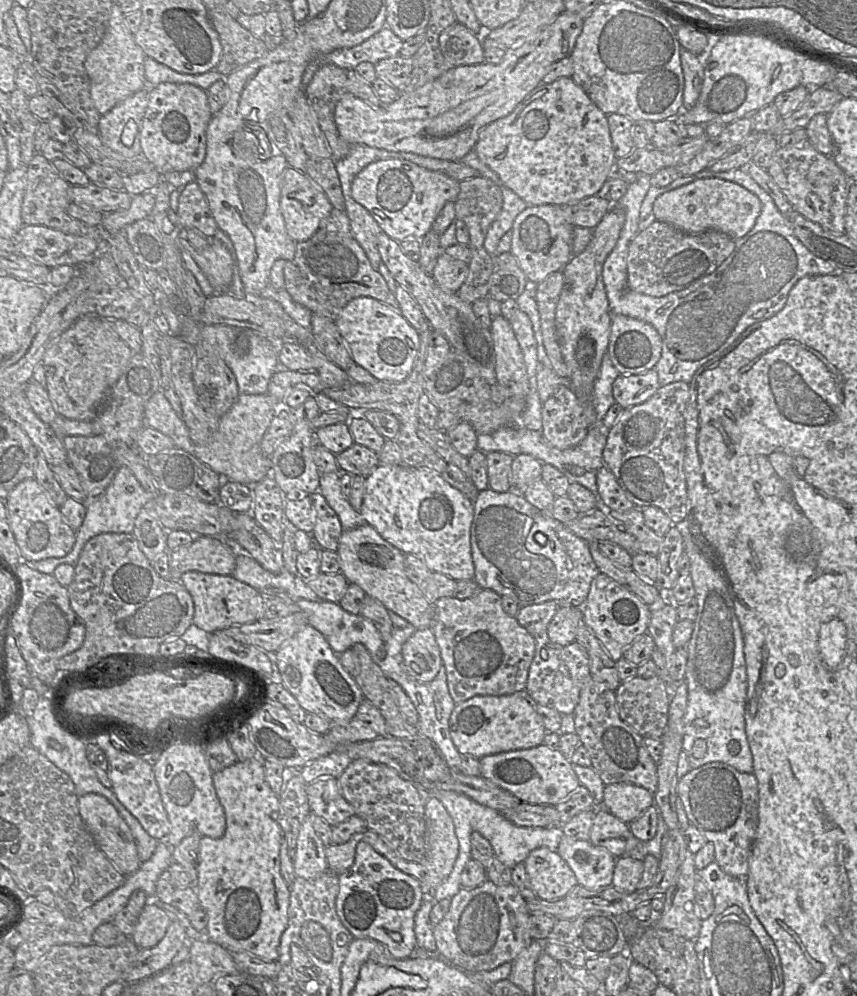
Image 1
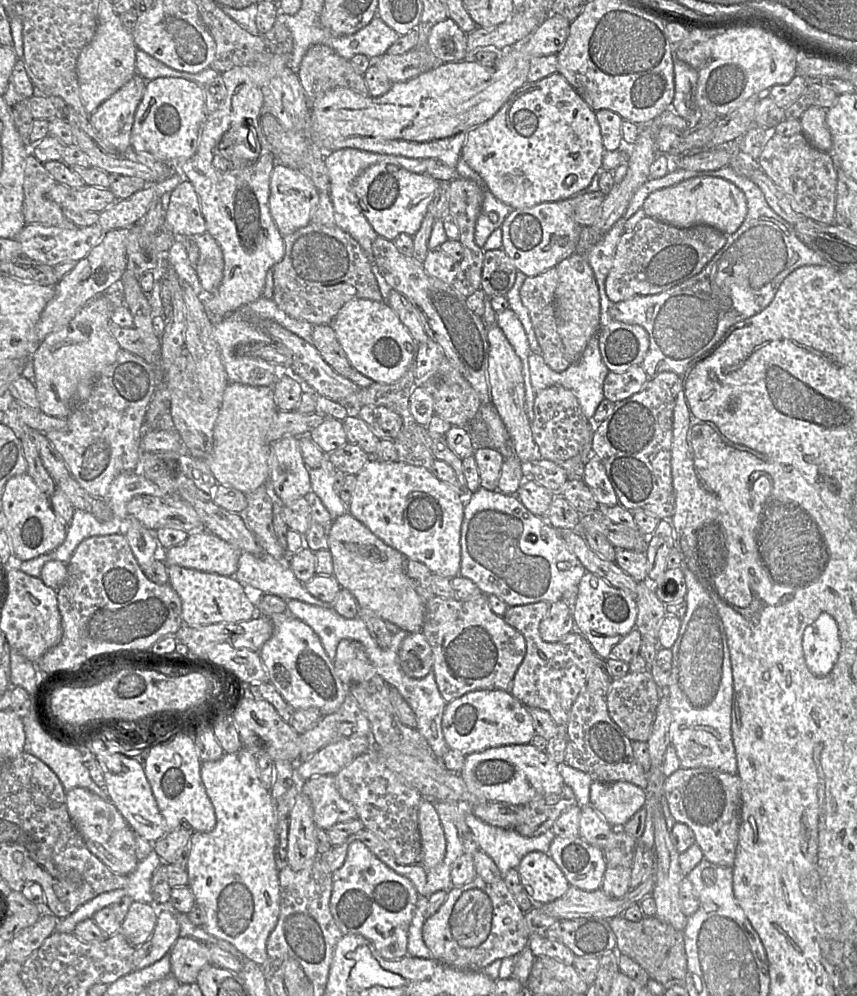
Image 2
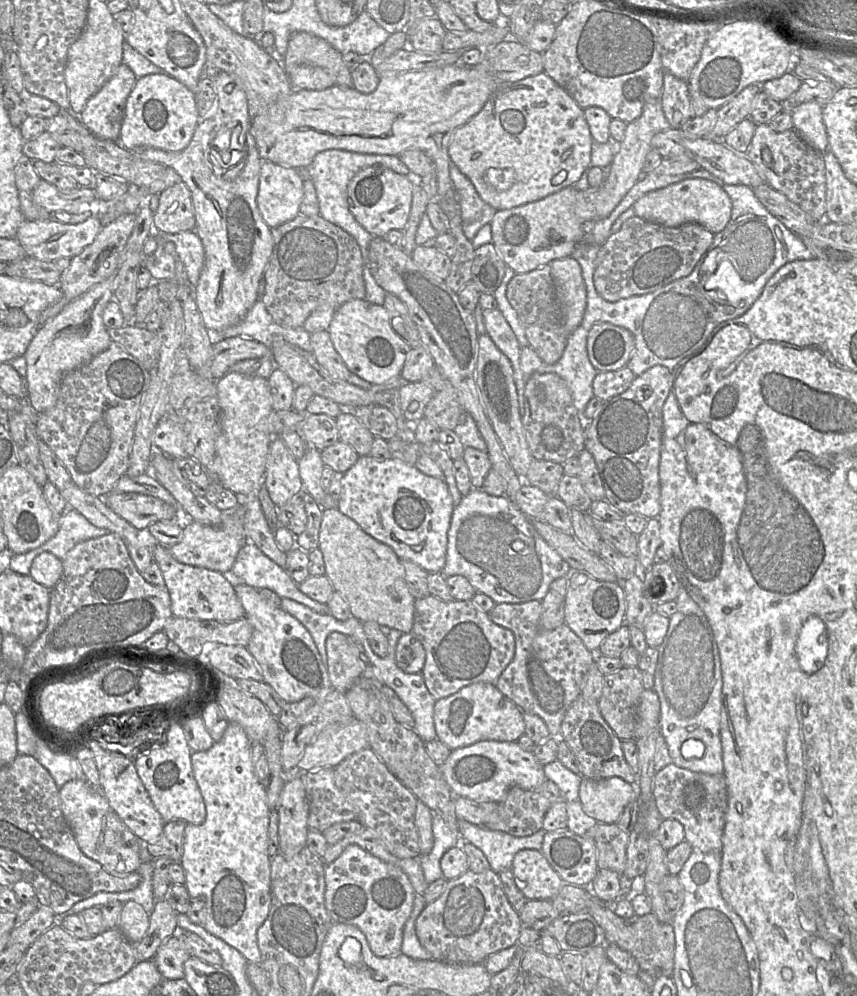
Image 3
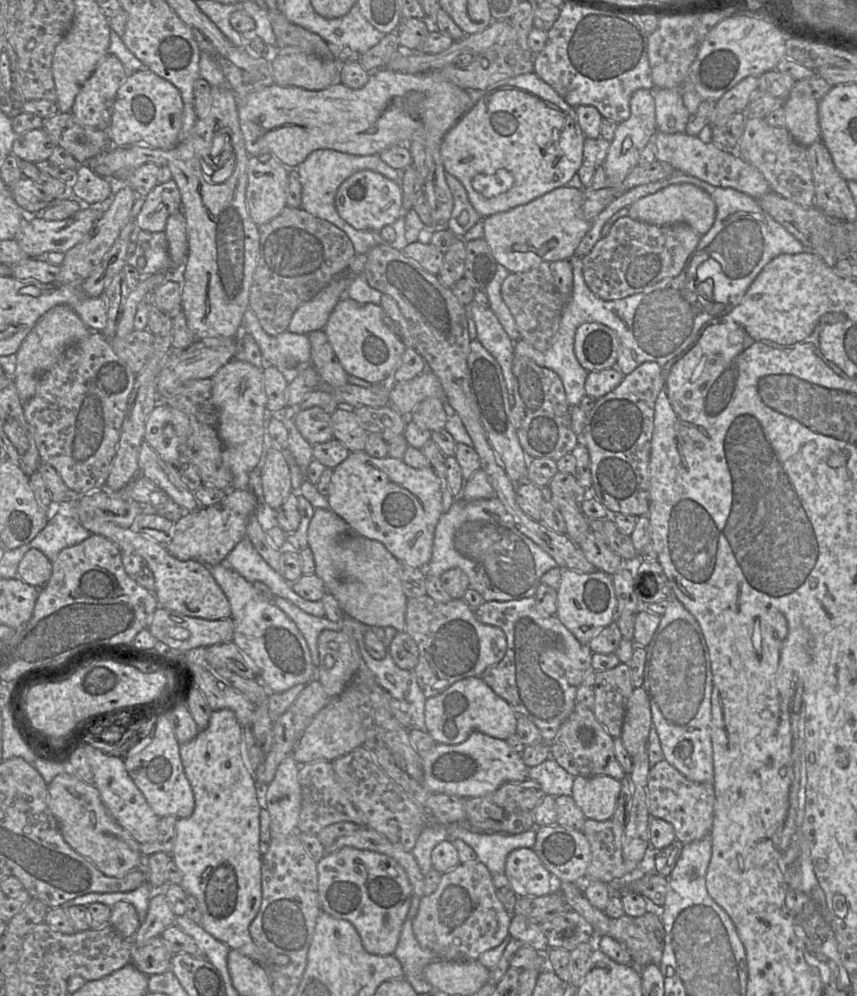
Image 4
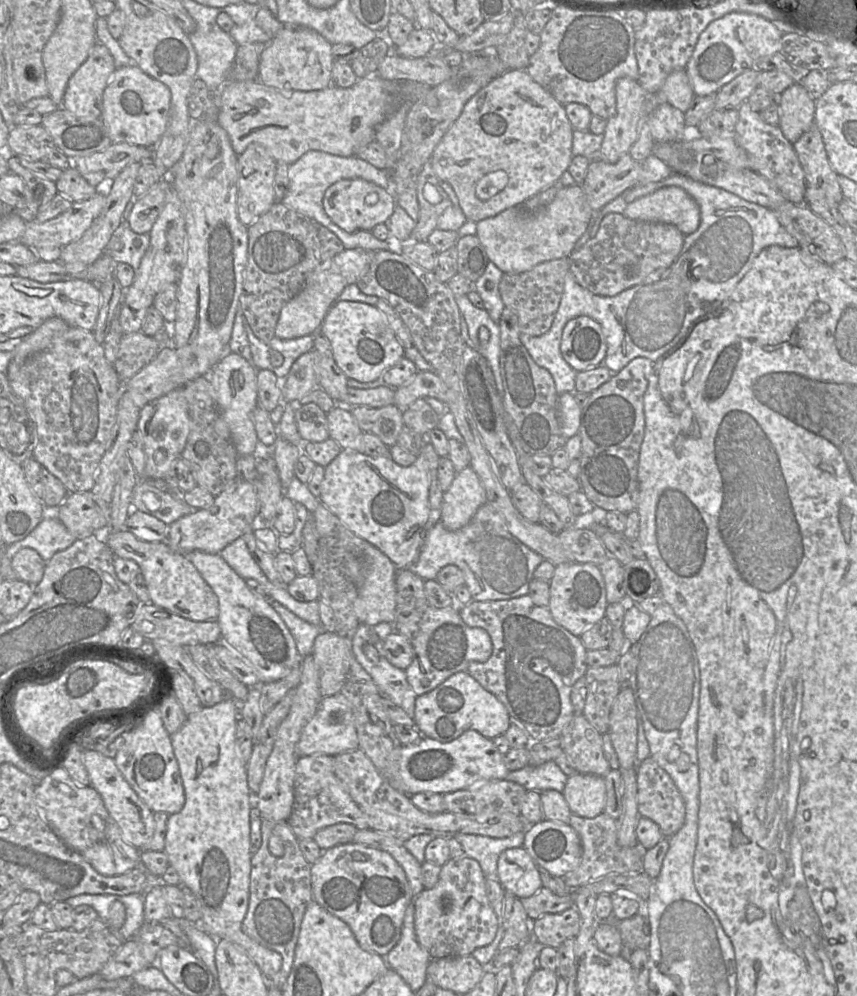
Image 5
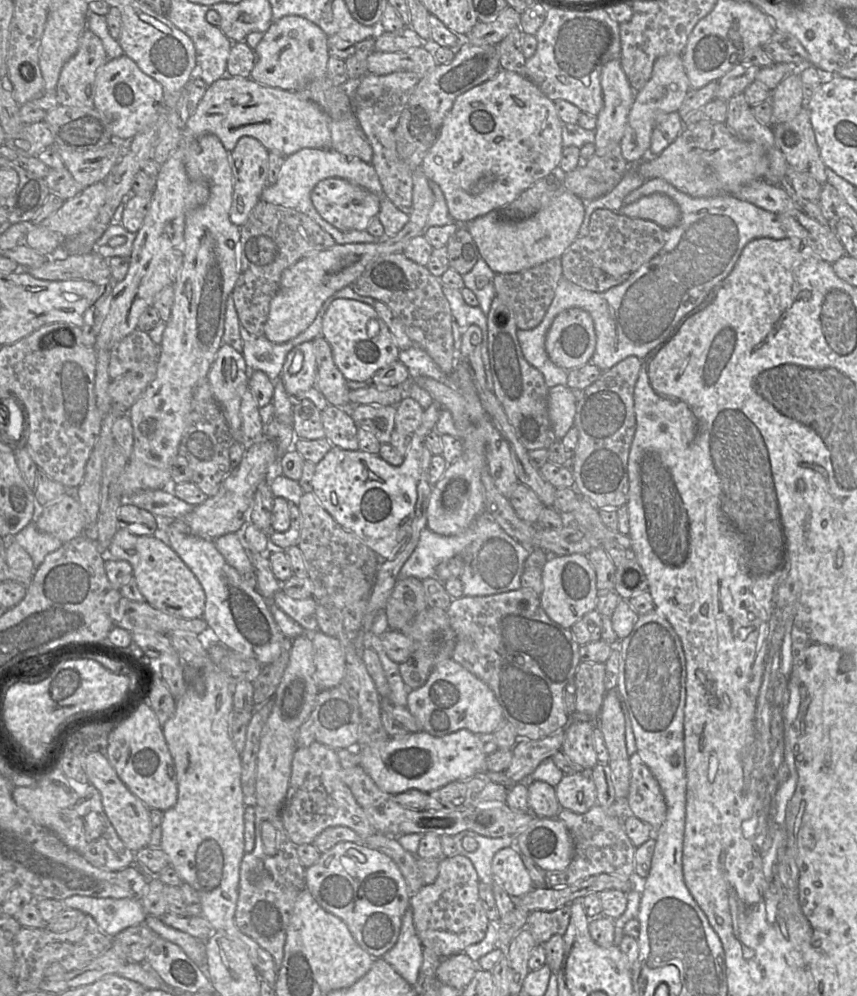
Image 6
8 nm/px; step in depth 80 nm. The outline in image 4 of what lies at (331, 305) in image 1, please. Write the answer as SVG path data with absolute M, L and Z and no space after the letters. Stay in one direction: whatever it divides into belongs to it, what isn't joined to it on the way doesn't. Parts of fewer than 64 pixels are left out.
M286 205L281 212L265 224L258 226L259 257L249 293L249 309L257 316L263 330L270 336L287 331L294 312L312 299L340 274L356 255L345 232L332 223L315 217L301 208Z

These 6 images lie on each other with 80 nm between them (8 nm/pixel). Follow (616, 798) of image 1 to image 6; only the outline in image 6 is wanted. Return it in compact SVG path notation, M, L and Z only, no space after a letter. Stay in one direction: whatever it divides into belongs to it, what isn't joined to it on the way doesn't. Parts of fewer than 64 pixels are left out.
M589 772L564 775L554 788L562 809L583 814L598 804L597 789Z

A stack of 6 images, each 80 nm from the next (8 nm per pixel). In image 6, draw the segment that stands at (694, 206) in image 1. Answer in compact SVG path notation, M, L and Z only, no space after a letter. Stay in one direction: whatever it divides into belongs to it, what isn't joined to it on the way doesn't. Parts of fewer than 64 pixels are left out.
M654 193L624 204L619 212L632 218L654 221L665 229L676 225L681 215L678 204L662 193Z

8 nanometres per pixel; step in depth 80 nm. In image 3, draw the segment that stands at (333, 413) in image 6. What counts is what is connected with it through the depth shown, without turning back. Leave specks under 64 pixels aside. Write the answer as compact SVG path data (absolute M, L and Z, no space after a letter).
M342 412L335 418L339 441L351 446L359 456L369 456L374 436L351 413Z

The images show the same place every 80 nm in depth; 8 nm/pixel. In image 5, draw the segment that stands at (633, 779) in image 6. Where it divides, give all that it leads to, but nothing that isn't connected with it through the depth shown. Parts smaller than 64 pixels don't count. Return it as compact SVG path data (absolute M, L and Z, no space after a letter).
M651 757L637 766L637 804L641 817L655 822L665 838L675 834L684 824L686 817L685 802L670 775Z

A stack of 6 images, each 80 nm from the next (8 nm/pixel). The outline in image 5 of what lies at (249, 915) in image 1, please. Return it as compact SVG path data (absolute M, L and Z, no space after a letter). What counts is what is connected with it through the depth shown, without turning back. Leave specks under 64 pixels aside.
M234 698L225 699L212 707L202 707L199 711L187 716L185 723L175 733L170 734L171 744L176 757L179 771L185 792L185 804L182 810L168 816L167 830L165 836L164 852L168 856L169 864L173 866L179 874L181 883L186 885L196 896L202 911L200 927L209 935L216 939L225 939L242 949L259 967L264 975L273 976L282 967L282 956L276 951L263 947L254 939L246 935L242 930L242 922L249 906L250 897L250 873L251 873L251 843L250 843L250 811L249 803L250 789L247 782L246 764L237 755L235 745L236 722L239 717L239 702Z

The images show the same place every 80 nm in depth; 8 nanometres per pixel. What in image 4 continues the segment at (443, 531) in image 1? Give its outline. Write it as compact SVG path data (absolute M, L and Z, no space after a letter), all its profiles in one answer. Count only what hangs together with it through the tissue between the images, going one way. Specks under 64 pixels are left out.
M364 451L350 452L332 471L327 500L329 509L341 517L353 532L381 542L399 563L420 568L429 562L435 528L443 514L440 483L432 467L416 469L389 456L373 458Z

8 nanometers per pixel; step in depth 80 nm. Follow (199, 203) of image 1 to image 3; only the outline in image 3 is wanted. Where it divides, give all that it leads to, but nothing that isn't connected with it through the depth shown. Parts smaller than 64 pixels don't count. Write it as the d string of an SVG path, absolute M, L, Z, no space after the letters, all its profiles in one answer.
M183 181L159 194L154 226L169 234L195 231L196 217L191 191Z

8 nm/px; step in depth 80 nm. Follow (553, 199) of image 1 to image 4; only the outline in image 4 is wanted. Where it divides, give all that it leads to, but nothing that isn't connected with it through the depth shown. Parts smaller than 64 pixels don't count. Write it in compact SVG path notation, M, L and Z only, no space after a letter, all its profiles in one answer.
M532 72L488 88L445 135L440 153L446 173L455 176L463 184L474 209L487 218L565 186L583 164L585 139L574 107Z

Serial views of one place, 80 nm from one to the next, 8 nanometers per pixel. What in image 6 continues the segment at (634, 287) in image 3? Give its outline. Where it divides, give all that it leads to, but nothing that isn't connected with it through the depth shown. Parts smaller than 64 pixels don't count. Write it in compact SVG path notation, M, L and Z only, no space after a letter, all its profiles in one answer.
M596 209L590 216L588 234L578 237L560 257L563 277L586 290L605 292L625 282L632 273L652 259L665 243L665 232L666 229L654 221L632 218L608 209Z

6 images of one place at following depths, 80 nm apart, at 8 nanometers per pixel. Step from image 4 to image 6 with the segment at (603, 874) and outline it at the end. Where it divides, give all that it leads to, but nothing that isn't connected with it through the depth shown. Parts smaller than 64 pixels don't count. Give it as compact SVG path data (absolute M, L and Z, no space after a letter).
M599 804L583 814L562 809L557 819L566 825L573 838L574 854L565 870L547 873L545 887L561 888L599 874L637 877L634 862L637 847L626 835L620 819L608 815Z

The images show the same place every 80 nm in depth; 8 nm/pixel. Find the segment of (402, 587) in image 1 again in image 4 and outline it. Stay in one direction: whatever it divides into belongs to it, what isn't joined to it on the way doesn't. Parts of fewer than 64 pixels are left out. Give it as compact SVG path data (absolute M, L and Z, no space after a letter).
M315 509L307 530L315 574L338 601L344 615L369 627L393 627L404 632L408 598L400 580L400 563L379 541L353 532L330 509Z

